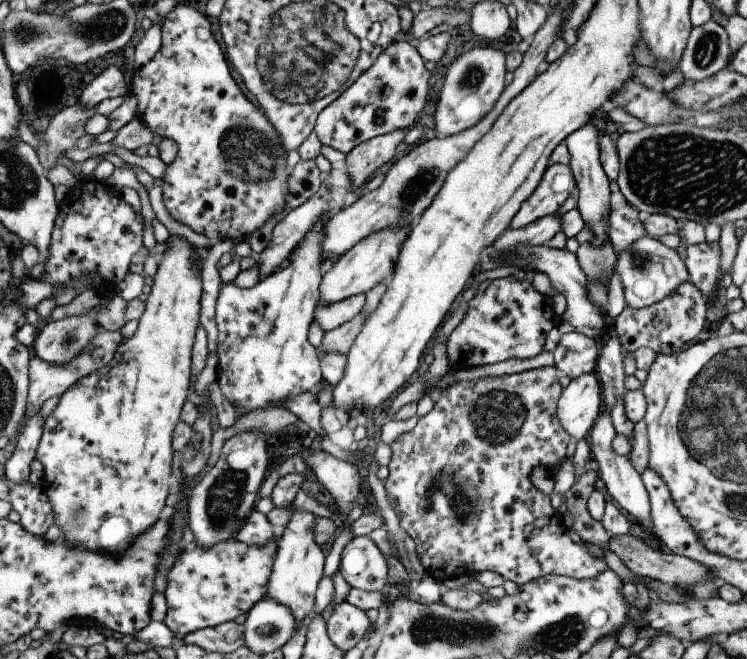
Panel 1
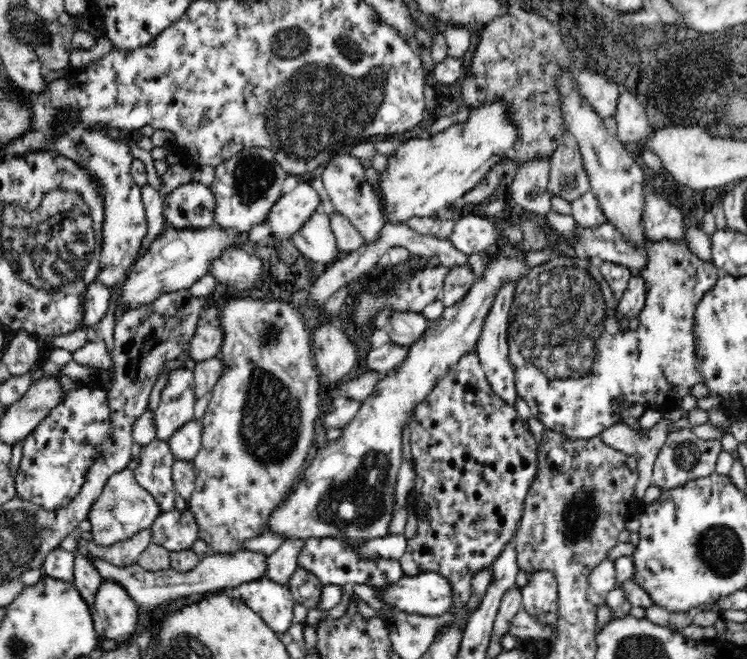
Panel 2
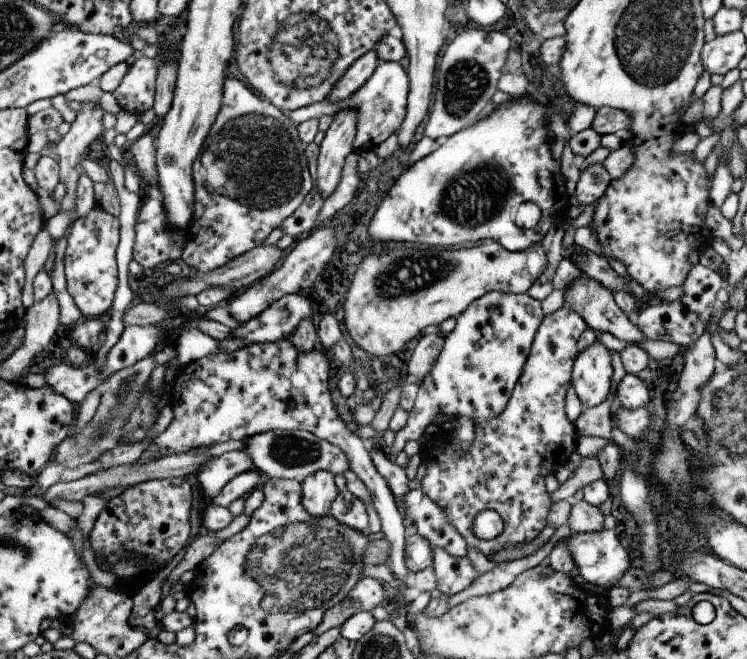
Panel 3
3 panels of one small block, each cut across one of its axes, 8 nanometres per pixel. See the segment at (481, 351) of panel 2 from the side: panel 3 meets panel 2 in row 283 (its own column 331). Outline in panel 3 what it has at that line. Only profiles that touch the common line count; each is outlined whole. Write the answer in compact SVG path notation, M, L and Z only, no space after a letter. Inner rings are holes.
M345 488L339 491L329 504L329 516L346 527L359 530L362 534L368 533L367 514L363 502Z

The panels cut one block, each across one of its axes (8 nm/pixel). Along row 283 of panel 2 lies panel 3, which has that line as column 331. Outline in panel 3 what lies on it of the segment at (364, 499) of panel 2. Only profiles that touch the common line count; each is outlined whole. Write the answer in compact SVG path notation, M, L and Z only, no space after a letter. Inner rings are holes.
M317 470L300 482L301 506L309 516L321 519L329 515L329 504L338 493L333 476L331 472Z

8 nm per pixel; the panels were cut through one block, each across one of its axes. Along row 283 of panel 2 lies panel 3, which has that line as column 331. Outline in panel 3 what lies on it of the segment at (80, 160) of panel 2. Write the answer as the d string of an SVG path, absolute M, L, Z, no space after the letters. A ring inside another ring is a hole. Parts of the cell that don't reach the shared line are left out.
M382 61L373 70L373 74L367 78L363 86L353 92L351 96L347 96L341 102L327 102L323 99L318 103L311 103L307 106L296 108L285 114L293 124L301 124L301 122L309 119L318 119L321 116L333 116L339 110L347 108L347 110L355 110L355 138L353 139L352 148L356 153L362 155L364 151L374 150L383 140L389 138L395 133L404 117L406 109L406 96L408 93L407 73L398 62Z

